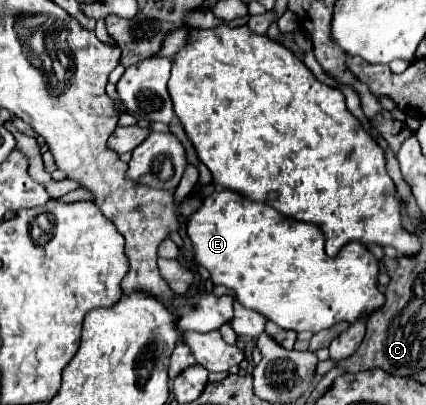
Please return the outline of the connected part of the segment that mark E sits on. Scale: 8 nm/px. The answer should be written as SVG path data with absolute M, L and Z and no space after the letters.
M215 191L211 193L197 213L191 215L187 223L187 235L193 243L195 261L203 265L215 285L223 285L235 291L241 305L259 311L263 317L273 321L283 329L311 331L329 329L341 321L353 325L357 319L373 315L385 305L385 295L379 291L379 271L381 263L367 251L363 243L349 241L335 257L329 257L323 249L323 233L313 223L301 223L291 217L283 217L273 207L265 203L253 203L239 197L235 191Z

